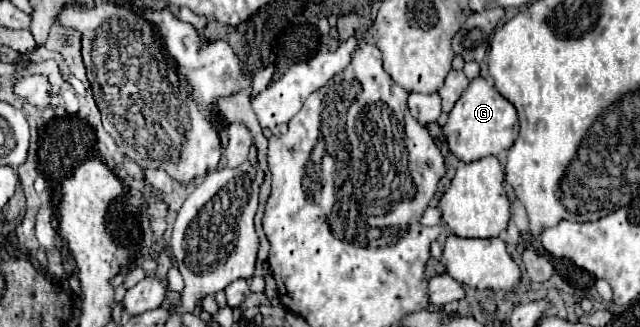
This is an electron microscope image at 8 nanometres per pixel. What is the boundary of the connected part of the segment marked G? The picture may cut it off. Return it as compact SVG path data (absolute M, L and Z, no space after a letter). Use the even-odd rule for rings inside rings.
M481 76L471 80L469 88L455 102L443 126L443 134L451 154L457 156L461 162L475 162L479 158L497 156L499 152L509 150L517 138L517 132L519 132L519 120L517 120L515 106L509 100L505 100Z

